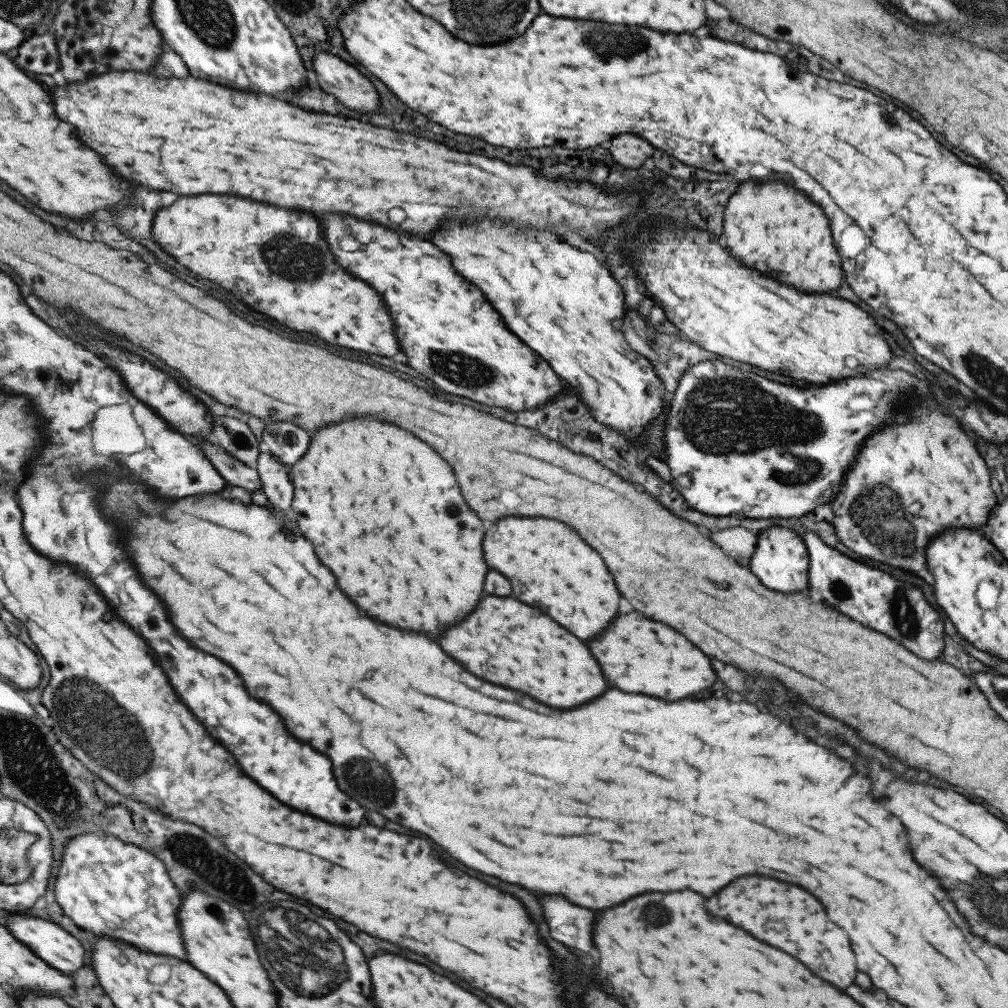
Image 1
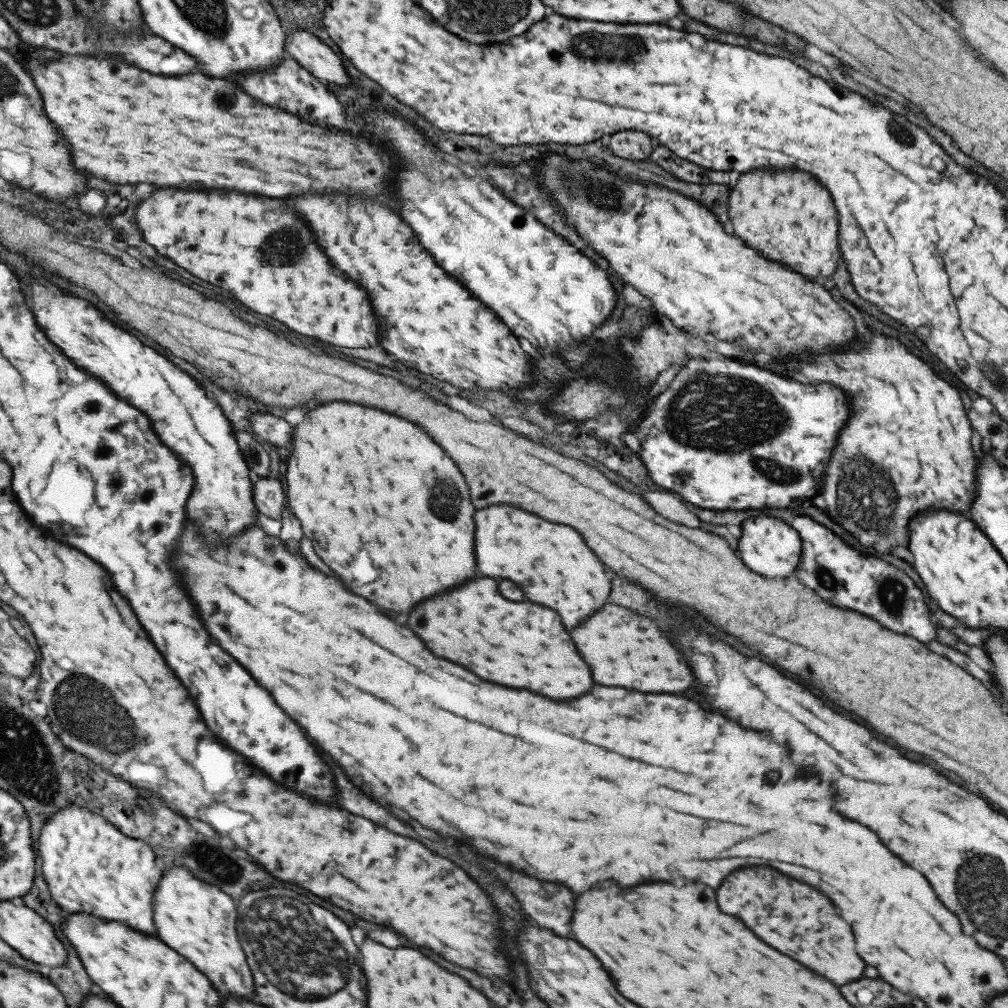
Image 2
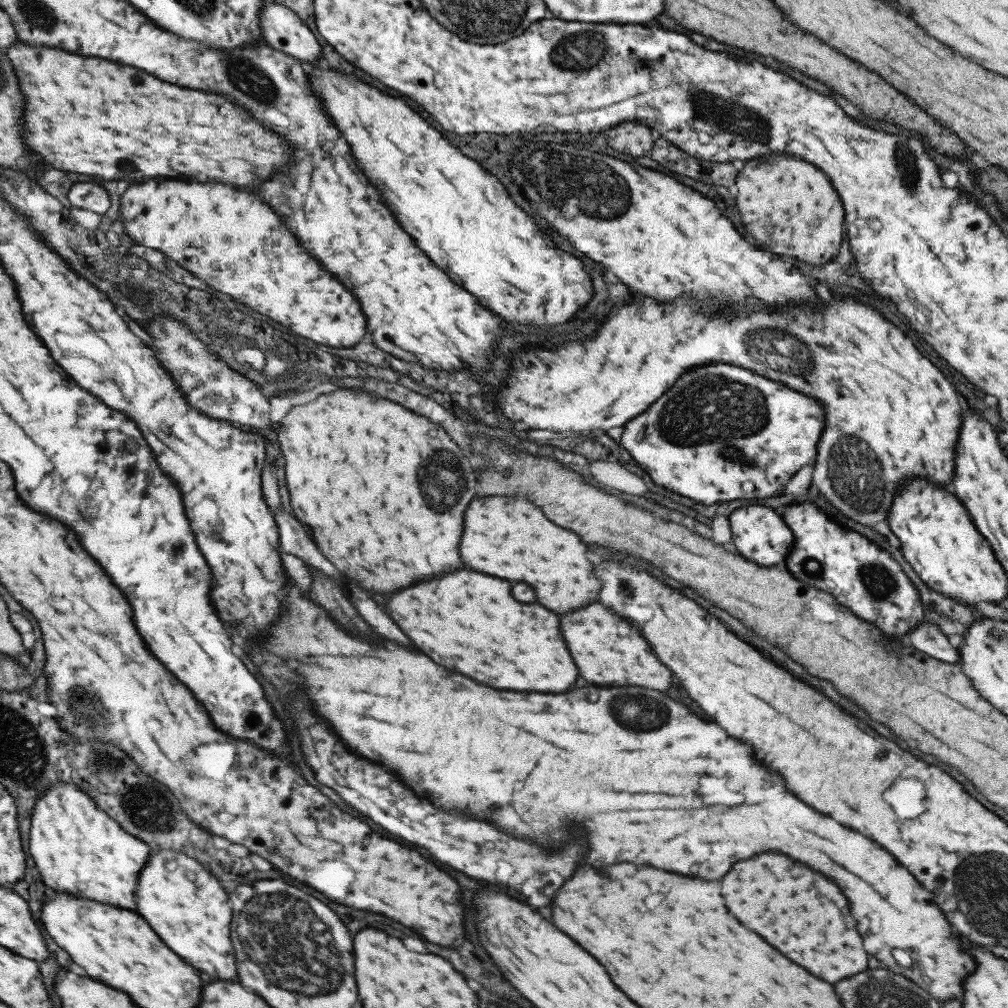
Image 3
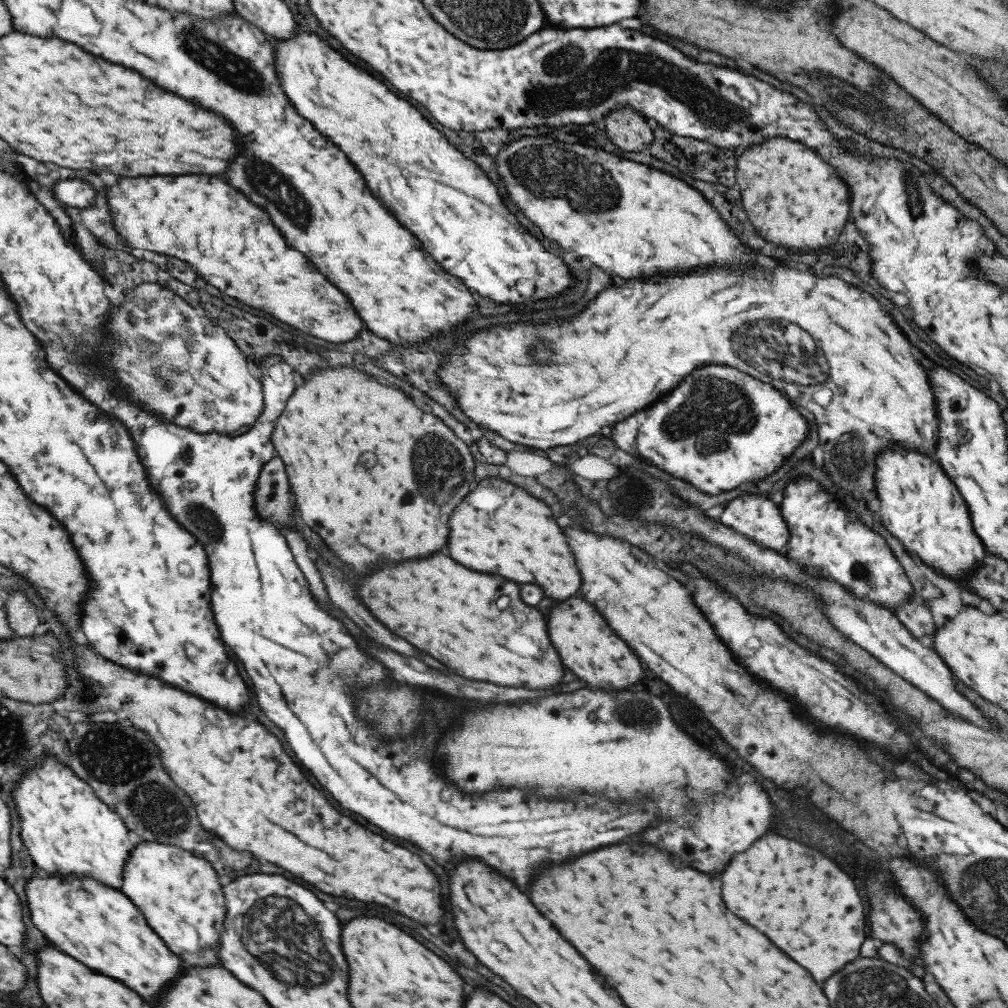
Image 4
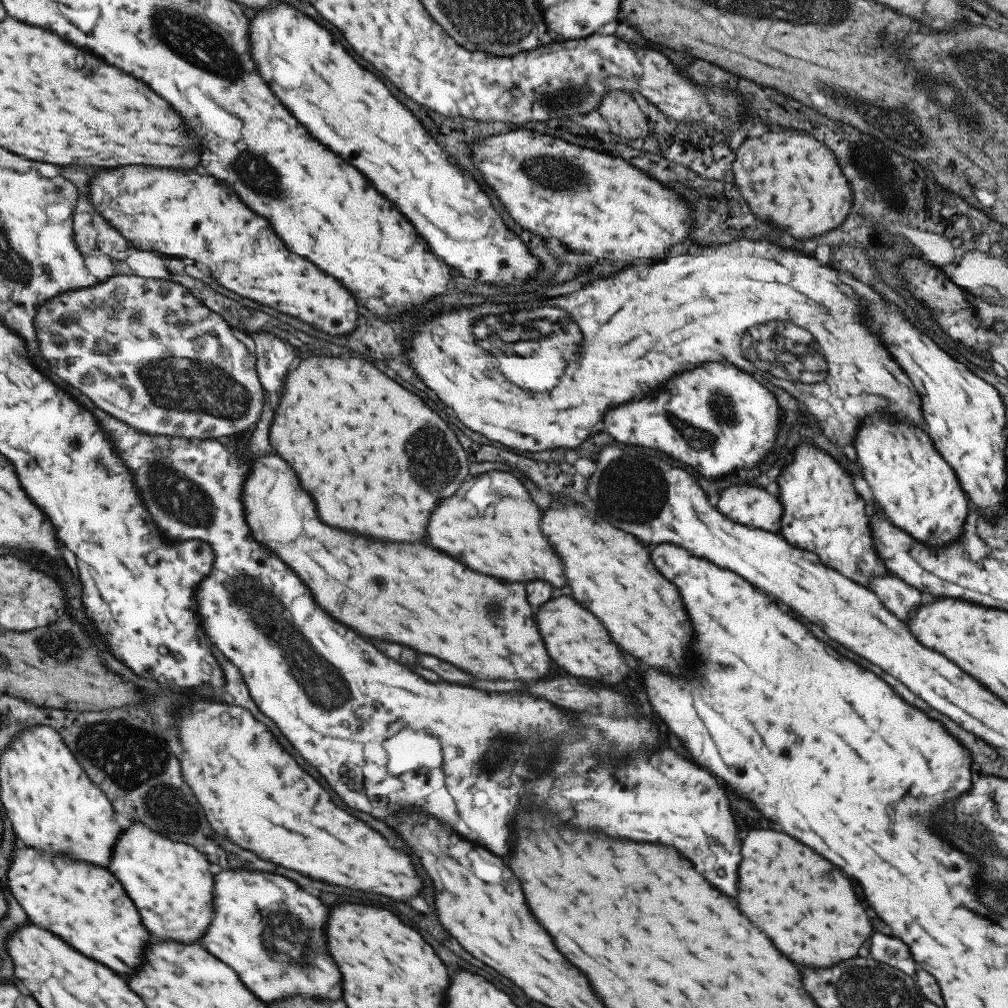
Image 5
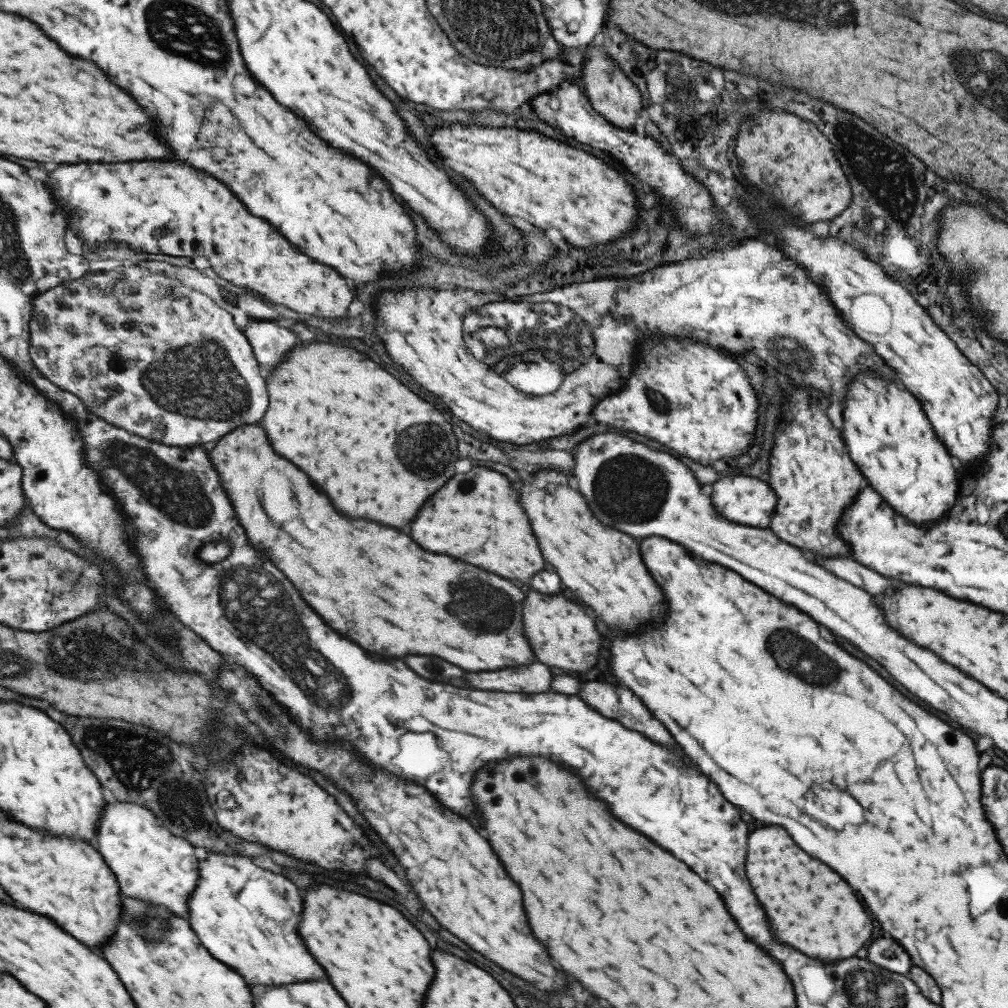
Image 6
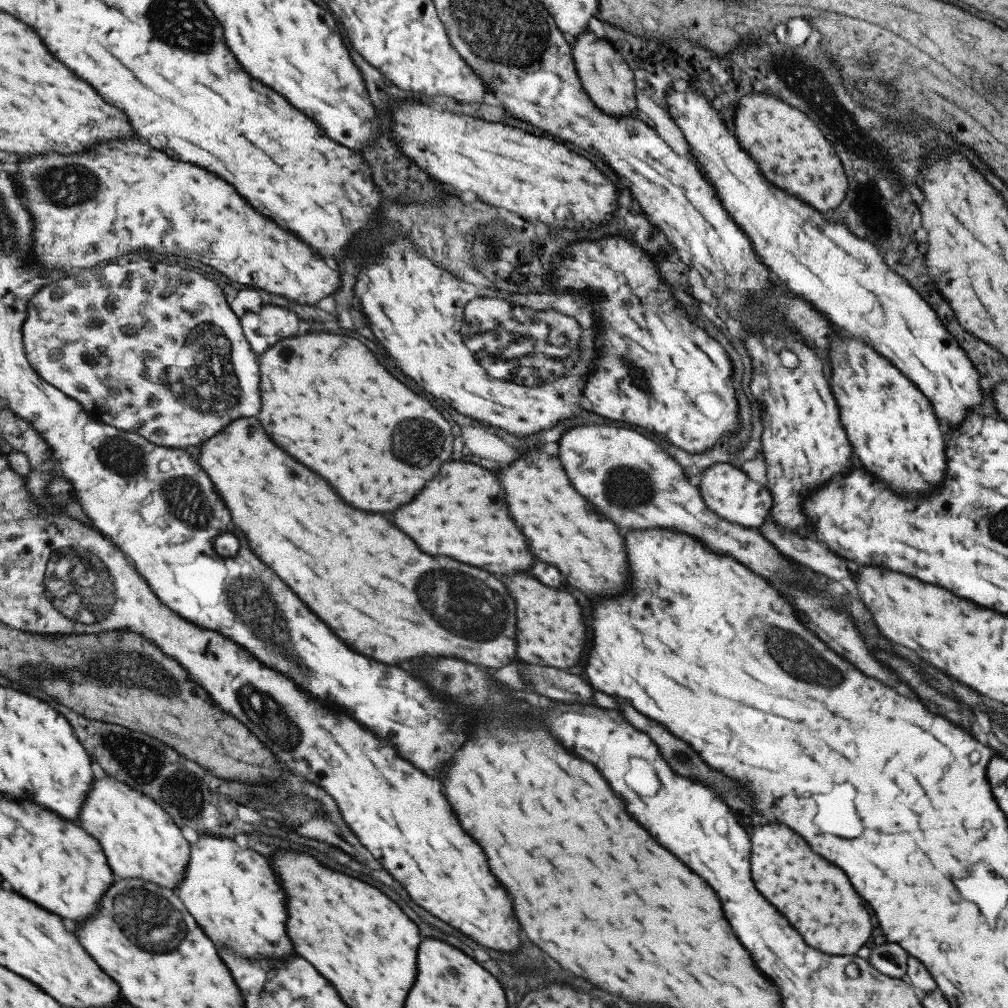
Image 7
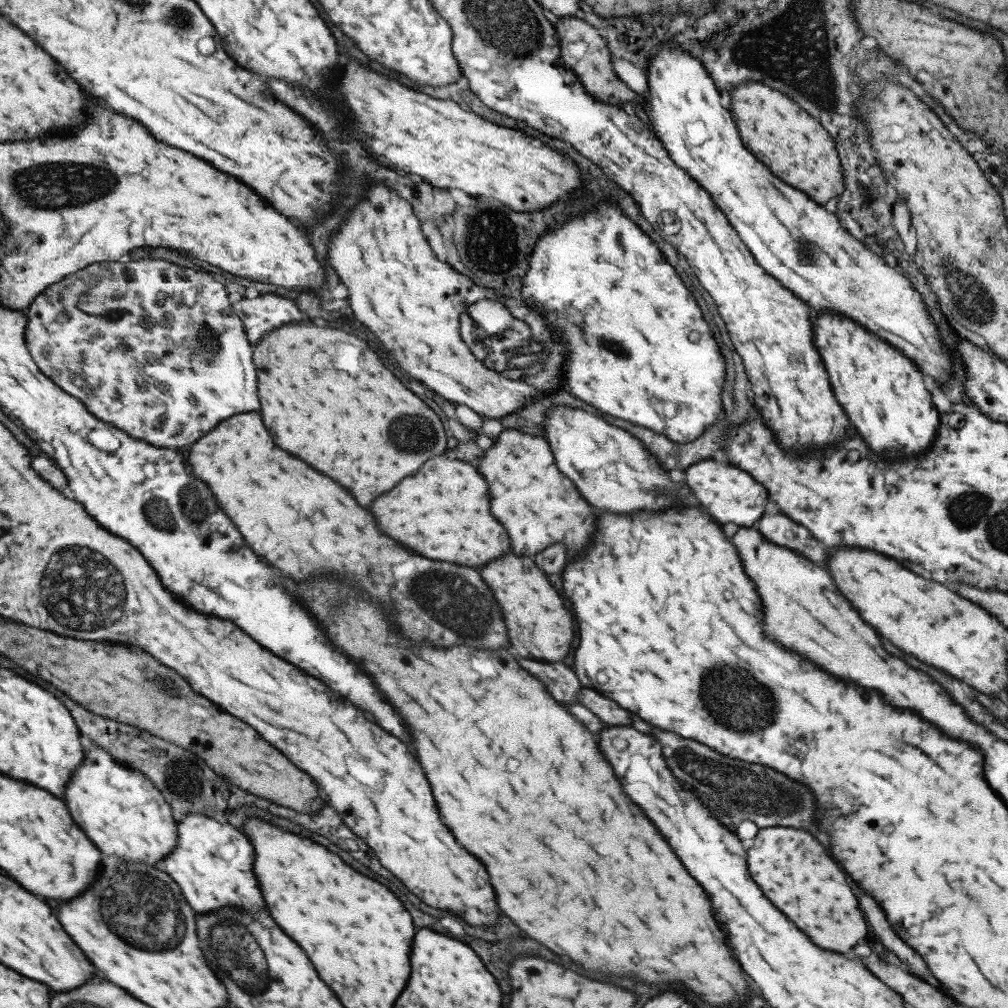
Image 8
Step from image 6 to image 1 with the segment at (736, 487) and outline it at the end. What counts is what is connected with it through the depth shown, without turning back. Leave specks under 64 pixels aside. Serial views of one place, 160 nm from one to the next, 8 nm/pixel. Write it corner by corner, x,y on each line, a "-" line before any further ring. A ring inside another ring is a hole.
769,526
759,533
756,544
751,562
749,562
749,570
765,588
775,592
807,590
809,557
801,537
795,536
795,533
787,528

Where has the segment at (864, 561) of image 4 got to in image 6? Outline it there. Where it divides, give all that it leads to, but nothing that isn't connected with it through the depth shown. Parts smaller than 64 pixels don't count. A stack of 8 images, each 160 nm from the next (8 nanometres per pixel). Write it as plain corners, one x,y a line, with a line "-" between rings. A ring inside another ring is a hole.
790,379
789,381
794,387
791,392
787,392
789,400
783,406
781,428
775,430
775,444
768,459
768,485
777,496
775,516
771,518
768,528
782,541
808,555
851,557
848,544
838,535
838,520
844,510
854,503
861,484
864,484
863,475
848,457
846,446
839,439
837,429
825,415
829,402
824,394
809,386
795,385

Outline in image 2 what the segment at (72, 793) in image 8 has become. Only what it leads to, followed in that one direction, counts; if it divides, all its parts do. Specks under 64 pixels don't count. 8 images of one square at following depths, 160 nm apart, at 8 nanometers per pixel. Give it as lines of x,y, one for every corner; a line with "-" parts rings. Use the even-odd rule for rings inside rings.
186,866
164,872
158,888
159,908
155,910
155,920
159,920
161,940
177,952
183,952
187,960
211,976
215,988
223,992
223,998
241,996
251,1000
255,996
255,982
237,936
237,906
233,898
221,888
195,878

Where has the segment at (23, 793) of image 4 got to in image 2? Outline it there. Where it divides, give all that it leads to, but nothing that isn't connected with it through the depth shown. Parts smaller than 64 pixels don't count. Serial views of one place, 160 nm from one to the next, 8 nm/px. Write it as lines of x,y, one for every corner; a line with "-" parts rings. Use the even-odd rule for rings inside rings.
69,808
55,814
43,827
38,851
53,898
68,913
84,912
105,920
118,920
135,930
157,936
153,920
155,892
164,875
153,847
127,836
99,814

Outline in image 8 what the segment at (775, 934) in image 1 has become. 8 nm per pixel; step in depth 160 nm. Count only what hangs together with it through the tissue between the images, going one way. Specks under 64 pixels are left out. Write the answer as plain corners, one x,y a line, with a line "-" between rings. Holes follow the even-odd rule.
771,826
771,828
759,828
755,840
748,844
753,844
747,850
747,868
751,874
751,880
759,886
763,896
771,900
775,908
785,912
785,916
819,948
831,950
831,952
849,952
863,936
865,936
865,920
857,908
857,898
851,892
851,886
841,872
841,868
827,856
825,848
807,832
795,830
795,828
781,828
781,826

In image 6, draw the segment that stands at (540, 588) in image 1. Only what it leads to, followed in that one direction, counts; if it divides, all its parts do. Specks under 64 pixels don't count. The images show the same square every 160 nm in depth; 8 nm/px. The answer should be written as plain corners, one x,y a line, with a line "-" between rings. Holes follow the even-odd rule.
487,468
455,474
451,484
419,512
409,536
419,540
423,548
431,548
431,552
443,552
503,578
525,580
543,568
543,558
517,500
517,490
503,474

